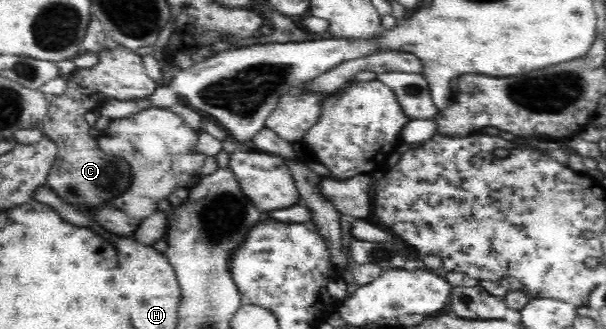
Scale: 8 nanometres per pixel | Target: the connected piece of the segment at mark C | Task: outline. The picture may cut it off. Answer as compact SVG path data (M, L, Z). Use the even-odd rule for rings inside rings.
M109 45L97 55L98 63L96 65L90 68L77 68L70 77L66 78L68 87L66 87L62 95L49 96L50 107L39 126L43 134L54 141L58 149L56 159L46 179L46 186L54 190L58 197L65 202L76 206L84 212L94 211L96 207L108 205L112 199L122 195L130 187L132 180L130 164L120 157L114 158L103 153L98 146L97 137L88 134L91 126L86 122L84 115L88 111L98 110L98 107L108 98L128 100L136 97L146 97L146 95L152 95L161 85L158 81L153 81L148 77L147 70L142 62L142 56L136 55L134 51L126 47L121 46L115 49L113 45Z

